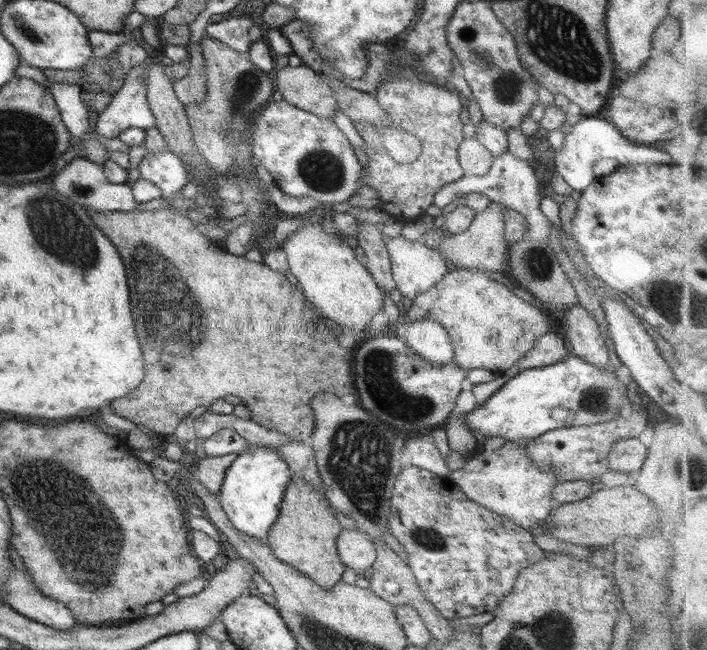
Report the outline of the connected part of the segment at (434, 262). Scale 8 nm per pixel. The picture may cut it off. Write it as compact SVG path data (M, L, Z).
M383 235L383 239L391 260L395 289L406 298L414 299L419 294L430 290L449 271L443 255L438 250L427 247L422 239L410 241L402 237L402 235L398 237Z

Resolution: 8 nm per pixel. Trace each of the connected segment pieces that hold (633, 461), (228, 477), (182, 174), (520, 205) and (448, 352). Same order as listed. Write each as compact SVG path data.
M638 437L625 438L614 441L611 451L607 454L609 467L616 472L634 472L640 470L648 449Z
M252 446L237 455L228 467L218 494L218 501L231 525L252 539L265 542L268 532L280 514L283 490L293 476L288 463L277 453L274 447Z
M172 151L146 152L138 170L140 178L158 186L163 197L174 197L189 182L185 163Z
M508 150L494 157L489 171L483 177L464 177L444 186L442 191L438 191L435 195L433 206L443 209L452 203L458 193L479 192L485 194L491 202L502 204L506 209L514 210L522 215L527 226L527 231L522 239L539 244L540 241L546 241L549 238L552 223L540 210L541 200L545 193L540 189L536 173L538 171L534 166L530 166Z
M409 320L404 324L406 344L435 365L454 362L455 352L446 329L435 320Z

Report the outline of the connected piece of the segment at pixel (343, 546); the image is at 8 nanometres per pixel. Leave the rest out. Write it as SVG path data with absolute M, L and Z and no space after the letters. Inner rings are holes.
M342 529L336 538L338 556L345 567L363 576L364 572L375 565L376 550L372 540L358 529Z

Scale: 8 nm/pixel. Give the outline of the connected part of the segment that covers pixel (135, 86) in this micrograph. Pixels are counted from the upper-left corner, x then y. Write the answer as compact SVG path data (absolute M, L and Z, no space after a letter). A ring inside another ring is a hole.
M140 65L128 73L122 88L99 114L95 130L102 138L118 138L128 128L156 129L144 90L144 75L146 70Z

